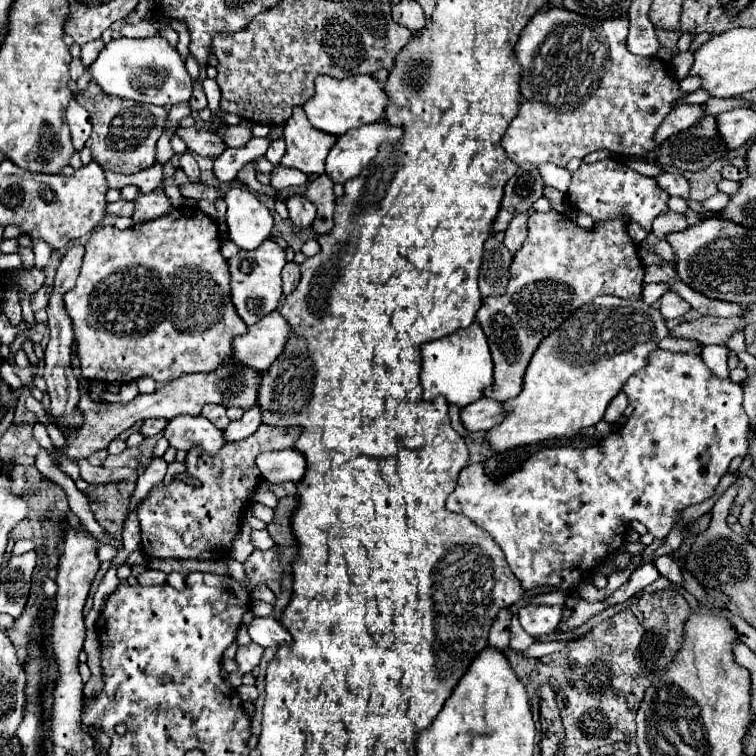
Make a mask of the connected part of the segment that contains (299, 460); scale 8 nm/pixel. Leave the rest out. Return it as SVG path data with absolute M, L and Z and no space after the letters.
M284 449L276 453L260 453L256 457L256 467L262 473L262 479L270 483L300 483L306 461L304 455L296 449Z

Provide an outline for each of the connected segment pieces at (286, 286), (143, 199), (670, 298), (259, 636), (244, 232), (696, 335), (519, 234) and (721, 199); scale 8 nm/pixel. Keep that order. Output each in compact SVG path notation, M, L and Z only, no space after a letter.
M288 263L282 271L282 295L288 297L294 287L298 285L298 279L300 279L300 267L296 263Z
M154 189L150 193L140 191L132 203L134 203L134 213L132 213L134 223L146 223L172 211L172 203L166 197L164 189Z
M666 291L660 297L660 311L664 319L674 319L674 317L682 317L684 313L688 313L690 305L676 291Z
M254 617L248 625L248 633L254 643L262 647L290 645L290 633L274 617Z
M232 185L226 195L226 223L230 227L230 239L240 249L256 249L270 237L274 227L272 213L248 191L244 185Z
M742 315L732 319L700 317L696 321L676 325L674 329L670 329L670 335L682 339L694 339L700 345L724 345L730 339L730 335L740 327L740 323L742 323Z
M520 213L518 217L512 219L510 227L506 229L504 245L512 255L516 255L516 251L522 247L524 239L526 239L526 219L528 219L528 213Z
M716 193L716 195L708 197L708 199L704 199L702 201L704 213L718 213L718 211L722 211L726 207L726 201L728 201L728 195L724 195L724 193Z

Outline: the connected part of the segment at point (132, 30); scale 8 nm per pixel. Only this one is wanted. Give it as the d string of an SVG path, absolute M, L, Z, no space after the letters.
M147 20L140 21L136 24L126 24L121 30L122 36L138 39L144 39L148 35L156 35L156 33L158 33L158 29L152 23L148 23Z

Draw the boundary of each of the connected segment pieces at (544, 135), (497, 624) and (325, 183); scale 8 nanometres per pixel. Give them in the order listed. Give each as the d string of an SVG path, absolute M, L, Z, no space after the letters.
M554 7L554 9L546 9L546 11L540 11L538 15L532 17L532 21L526 25L526 29L522 31L520 35L520 41L516 45L516 57L522 65L522 83L520 83L520 89L522 89L522 97L524 97L524 103L520 105L520 111L518 115L514 117L514 121L510 123L504 139L502 139L502 147L506 149L508 157L514 161L514 163L554 163L558 167L566 167L566 163L574 157L578 159L584 159L588 153L592 151L598 151L598 149L608 149L612 153L618 153L618 155L638 155L638 157L644 157L648 155L656 143L652 141L654 137L654 131L660 127L660 123L664 121L664 117L668 115L670 109L674 109L674 101L684 97L684 93L678 89L678 83L672 81L670 77L670 65L664 63L658 59L658 57L636 57L632 55L628 49L626 49L626 35L628 35L628 19L626 17L620 17L620 19L606 19L606 21L594 21L590 17L582 17L582 15L576 15L572 11L566 11L564 7Z
M502 609L492 623L488 647L498 649L498 651L506 651L508 641L510 641L510 613L508 613L508 609Z
M326 173L318 175L314 181L306 187L306 197L318 207L318 217L312 223L314 233L326 233L332 229L332 215L334 215L334 193L332 193L332 181Z

